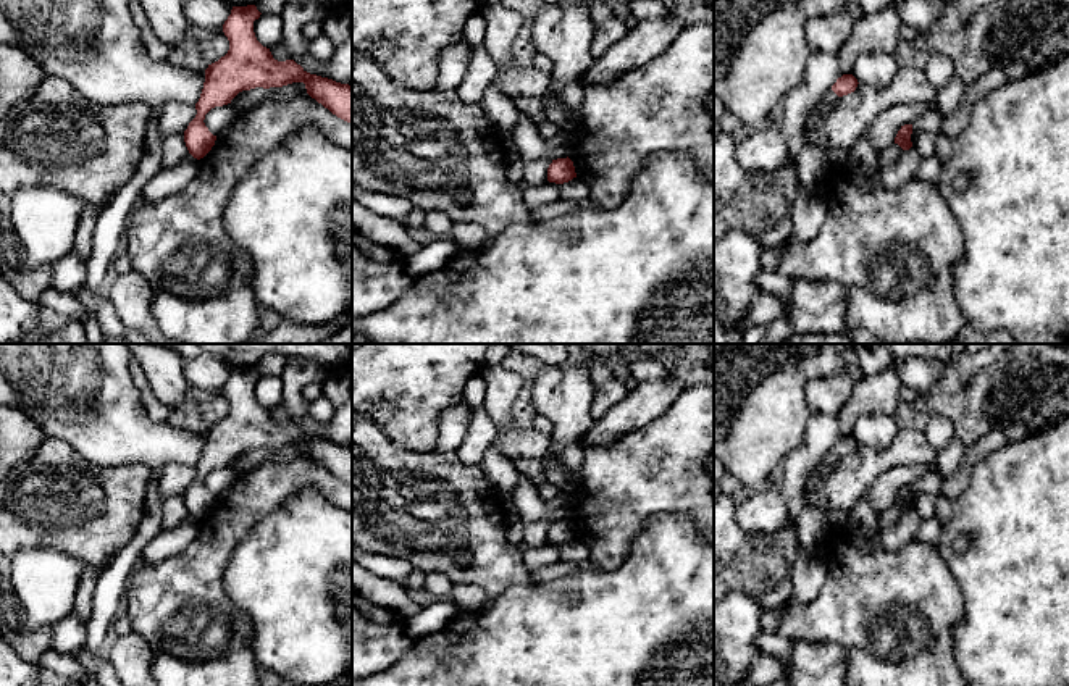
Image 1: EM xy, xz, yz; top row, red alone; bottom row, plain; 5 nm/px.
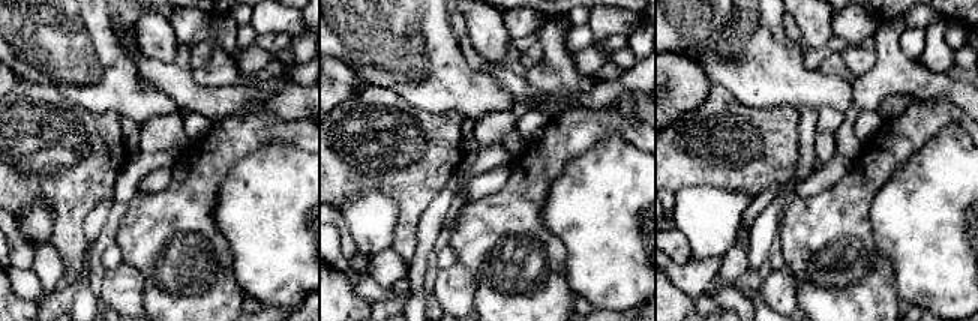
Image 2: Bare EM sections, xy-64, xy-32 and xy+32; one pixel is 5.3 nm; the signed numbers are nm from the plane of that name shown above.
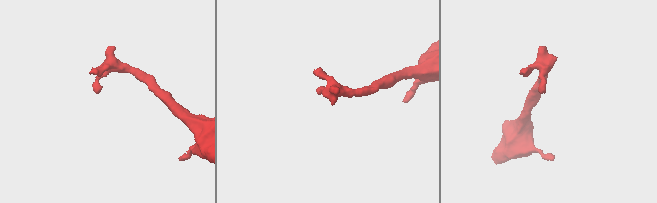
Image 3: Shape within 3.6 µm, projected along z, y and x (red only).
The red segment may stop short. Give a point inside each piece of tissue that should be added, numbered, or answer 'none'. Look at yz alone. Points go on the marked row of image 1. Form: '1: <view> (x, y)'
1: yz (830, 97)

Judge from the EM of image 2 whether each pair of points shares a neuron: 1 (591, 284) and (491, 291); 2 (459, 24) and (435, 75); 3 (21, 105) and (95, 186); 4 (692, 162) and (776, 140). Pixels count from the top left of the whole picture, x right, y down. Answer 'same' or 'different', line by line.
1: different
2: different
3: same
4: same

